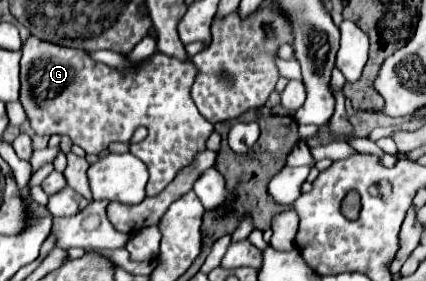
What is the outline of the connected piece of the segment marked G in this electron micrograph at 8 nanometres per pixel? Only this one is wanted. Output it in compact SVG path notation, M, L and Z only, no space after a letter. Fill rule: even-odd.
M30 35L22 43L20 61L20 103L28 115L32 129L38 135L68 135L74 145L80 145L86 153L104 153L110 143L130 143L138 127L146 127L148 135L140 143L130 143L130 153L138 157L150 173L146 195L158 195L184 167L194 163L198 153L206 151L206 141L214 133L214 125L200 115L198 107L190 97L190 89L198 77L196 65L168 57L164 53L154 53L136 73L122 75L112 67L94 61L86 51L62 47L56 43L42 41Z

